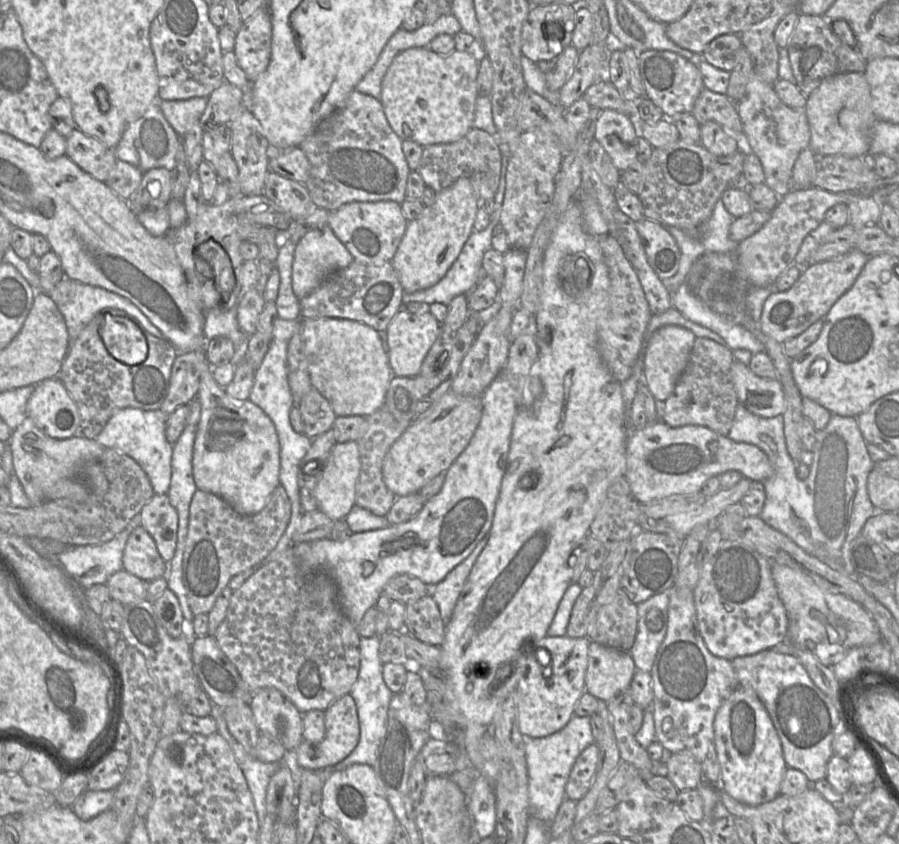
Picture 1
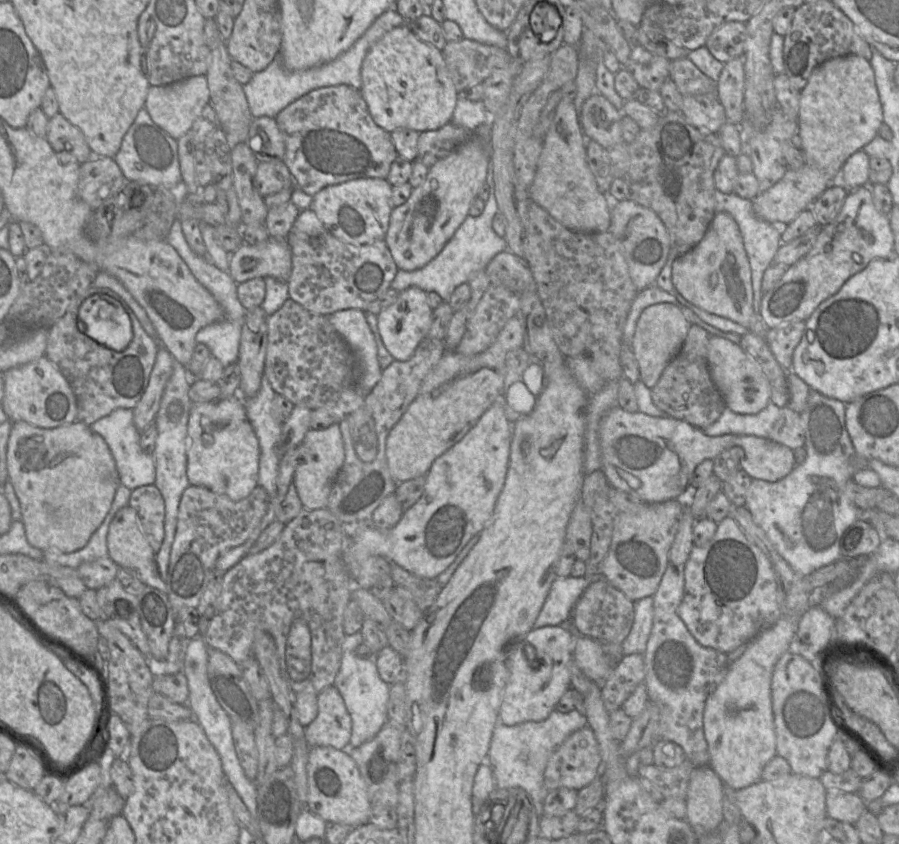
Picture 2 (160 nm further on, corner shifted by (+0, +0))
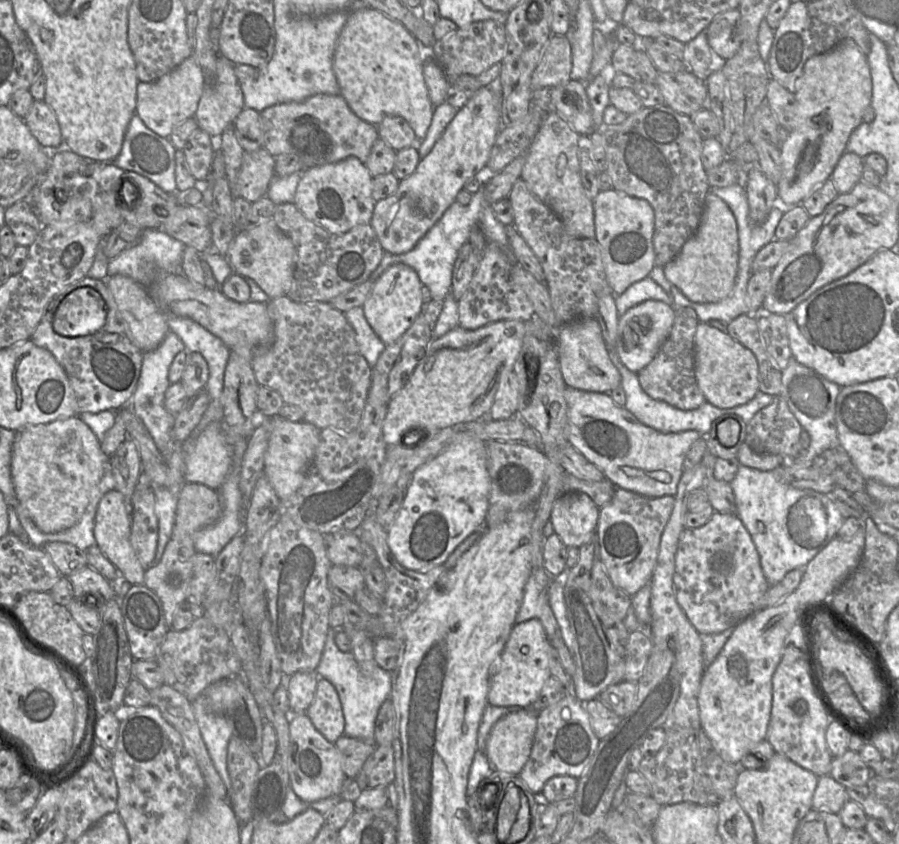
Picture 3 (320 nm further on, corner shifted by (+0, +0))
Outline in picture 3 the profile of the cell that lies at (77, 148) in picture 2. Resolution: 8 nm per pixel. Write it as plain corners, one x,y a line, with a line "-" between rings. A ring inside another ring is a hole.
35,100
23,119
38,142
47,149
63,147
60,125
53,110
43,100

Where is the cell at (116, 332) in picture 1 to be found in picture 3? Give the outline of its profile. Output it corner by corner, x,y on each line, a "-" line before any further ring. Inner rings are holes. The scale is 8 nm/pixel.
78,288
66,295
57,306
52,319
55,333
78,337
99,331
106,320
106,306
93,288

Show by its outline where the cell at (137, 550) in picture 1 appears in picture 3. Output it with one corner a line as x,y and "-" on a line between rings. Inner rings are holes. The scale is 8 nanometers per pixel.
110,490
101,498
96,512
94,537
97,546
115,565
119,573
131,585
144,585
146,568
137,558
130,542
131,515
129,506
121,492

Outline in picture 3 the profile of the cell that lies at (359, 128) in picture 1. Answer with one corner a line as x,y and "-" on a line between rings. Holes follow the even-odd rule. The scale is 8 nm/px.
316,94
300,102
275,104
260,111
264,148
273,156
283,153
298,155
307,168
339,162
349,156
355,156
366,162
373,143
379,138
377,125
358,117
349,107
341,94

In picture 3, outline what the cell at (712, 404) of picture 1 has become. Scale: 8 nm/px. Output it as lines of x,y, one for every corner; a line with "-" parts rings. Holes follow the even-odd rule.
675,307
672,329
653,360
641,369
638,379
643,390
653,399
664,401
682,410
692,410
706,402
695,374
696,328
700,322
696,312
689,307

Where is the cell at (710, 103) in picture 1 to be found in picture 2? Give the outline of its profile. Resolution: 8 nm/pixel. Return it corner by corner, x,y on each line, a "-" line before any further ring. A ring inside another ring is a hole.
687,57
670,60
669,78
683,96
716,93
716,82
704,75

